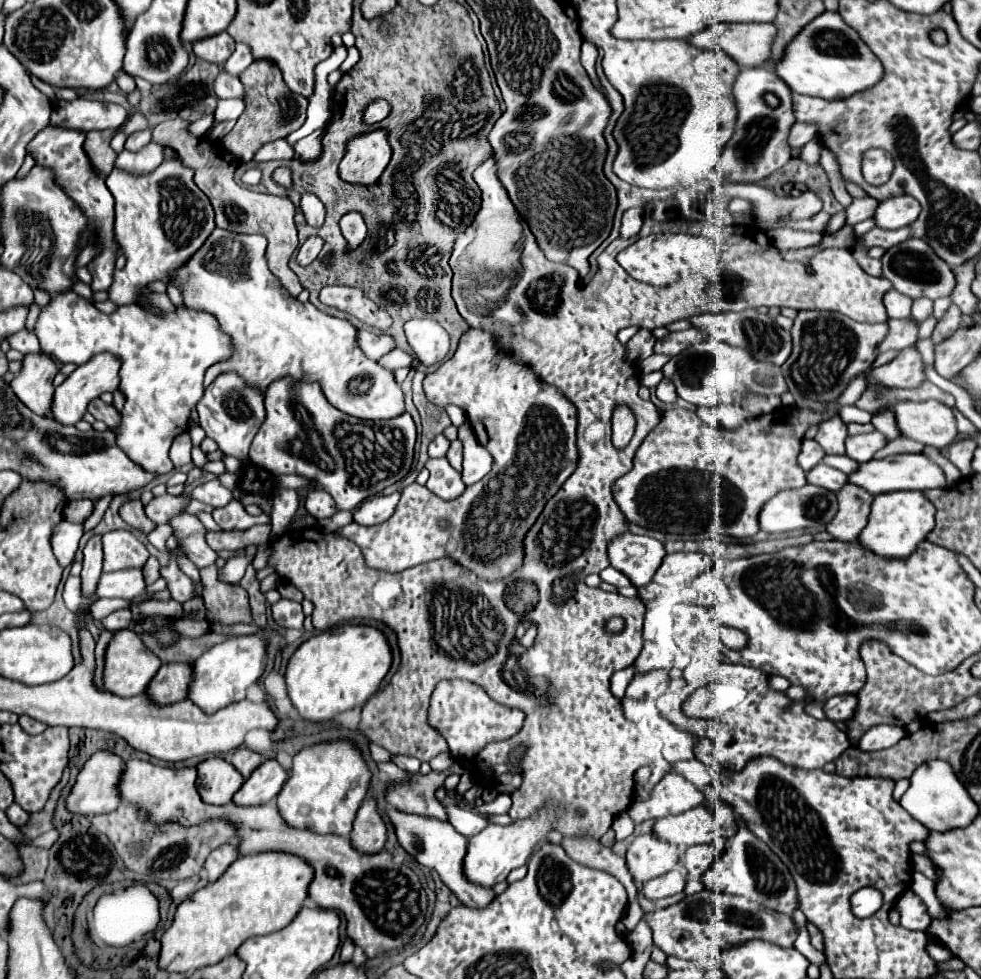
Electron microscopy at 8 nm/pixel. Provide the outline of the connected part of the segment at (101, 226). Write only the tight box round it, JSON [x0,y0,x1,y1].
[31,127,119,291]

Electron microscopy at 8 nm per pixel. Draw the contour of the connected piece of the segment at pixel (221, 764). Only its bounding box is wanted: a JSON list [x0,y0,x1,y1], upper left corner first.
[197,757,243,805]

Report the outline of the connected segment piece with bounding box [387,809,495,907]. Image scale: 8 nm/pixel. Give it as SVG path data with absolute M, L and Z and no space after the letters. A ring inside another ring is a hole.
M387 809L387 817L391 819L391 823L395 827L399 845L411 857L415 857L423 867L435 869L439 873L441 881L459 897L461 903L465 903L469 907L483 907L495 897L495 893L491 889L479 887L477 883L467 881L467 877L463 877L465 875L463 873L463 857L467 851L467 837L457 833L449 821L441 821L435 817L421 817L415 813L403 813L399 809Z

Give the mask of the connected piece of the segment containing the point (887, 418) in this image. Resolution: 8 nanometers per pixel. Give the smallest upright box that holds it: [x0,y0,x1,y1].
[871,405,899,439]

